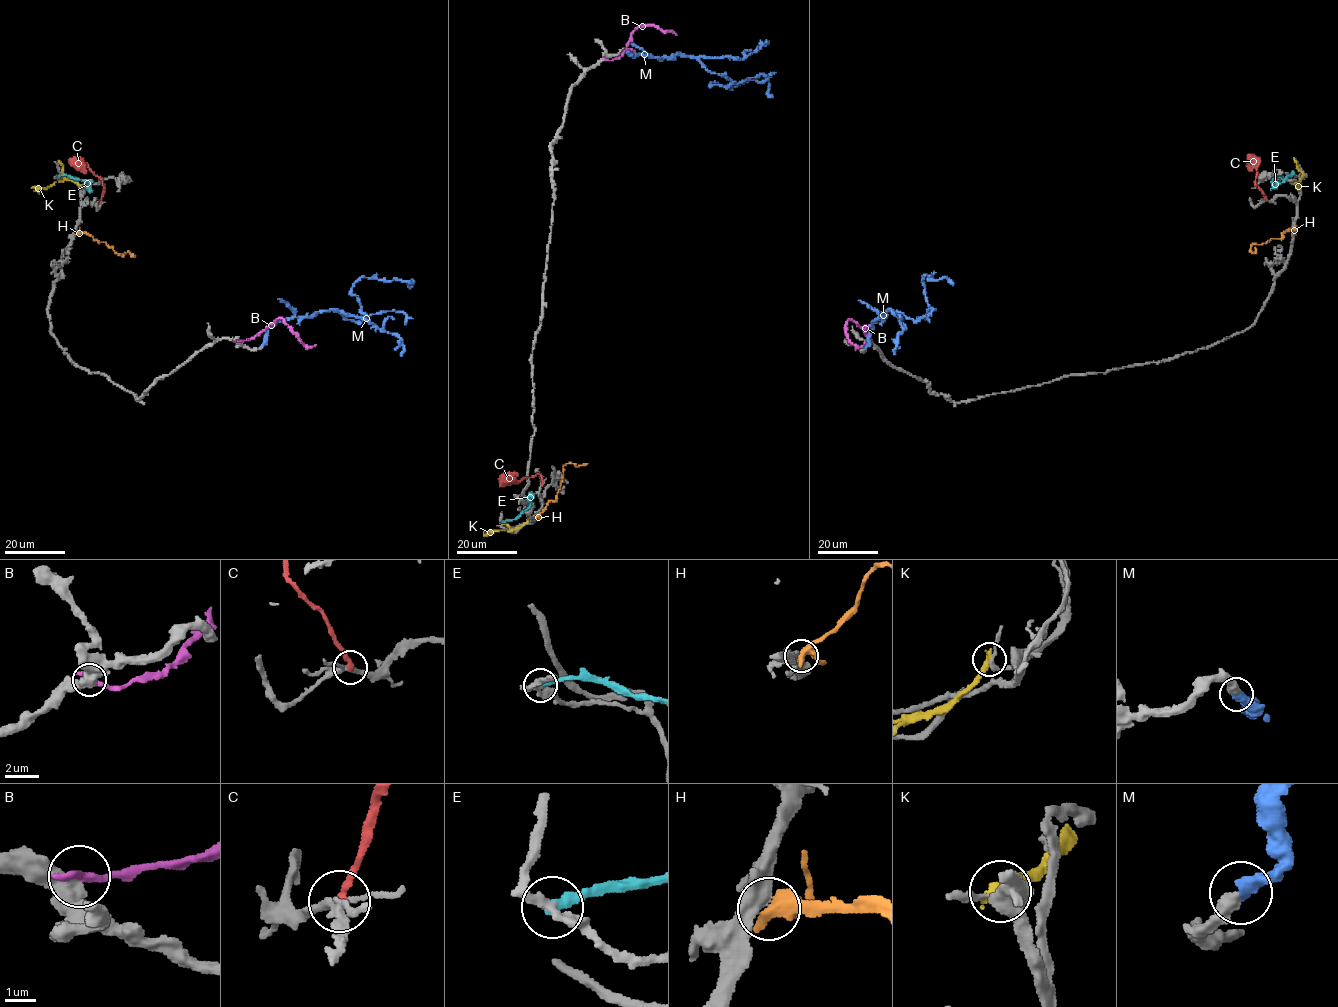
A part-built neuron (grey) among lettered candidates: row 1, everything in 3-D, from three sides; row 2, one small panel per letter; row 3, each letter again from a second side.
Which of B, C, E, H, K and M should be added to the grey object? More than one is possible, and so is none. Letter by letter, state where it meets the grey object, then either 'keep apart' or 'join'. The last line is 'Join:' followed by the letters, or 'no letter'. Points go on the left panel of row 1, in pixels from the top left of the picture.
B: contact (239, 341); keep apart
C: contact (99, 203); keep apart
E: contact (57, 177); keep apart
H: contact (76, 233); keep apart
K: contact (81, 186); keep apart
M: contact (261, 345); join
Join: M

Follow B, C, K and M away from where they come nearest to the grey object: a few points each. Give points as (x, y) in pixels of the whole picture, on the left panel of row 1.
B: (239, 340), (251, 339), (281, 318), (305, 345), (316, 344)
C: (99, 203), (101, 179), (86, 164), (73, 165), (69, 160)
K: (81, 186), (66, 180), (46, 187), (31, 188)
M: (261, 346), (273, 324), (293, 318), (337, 310), (364, 320), (351, 293), (361, 278), (411, 280), (411, 288)

